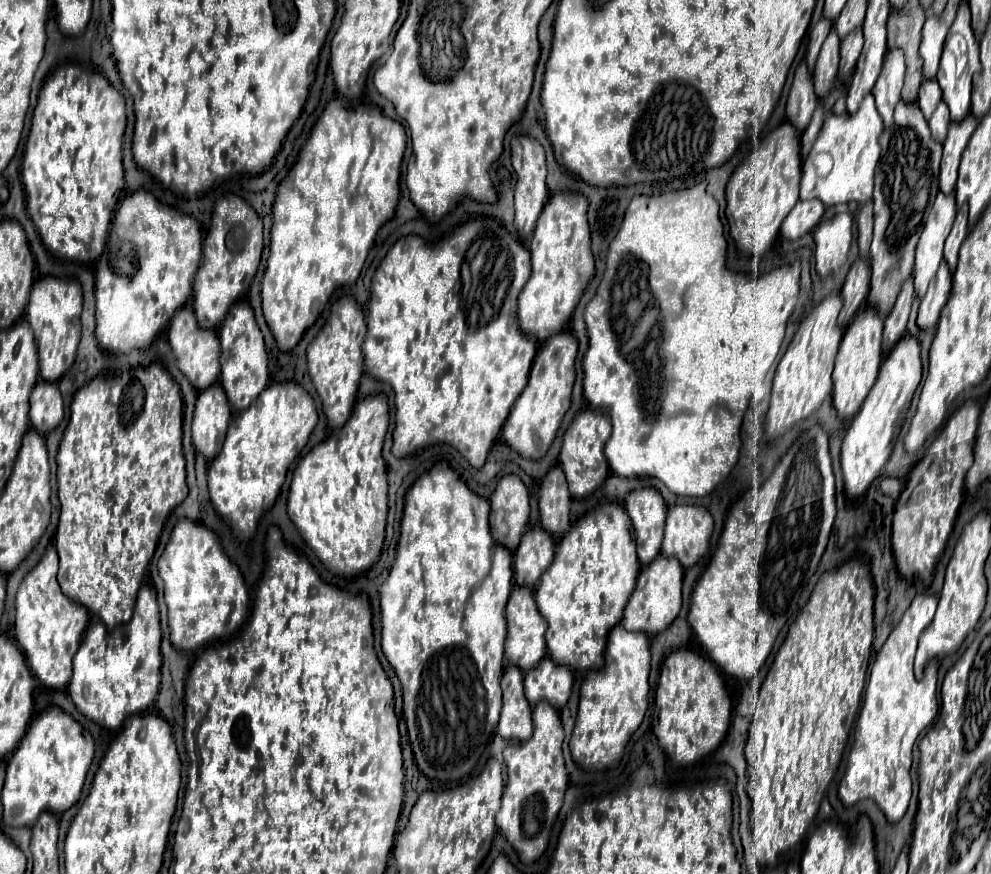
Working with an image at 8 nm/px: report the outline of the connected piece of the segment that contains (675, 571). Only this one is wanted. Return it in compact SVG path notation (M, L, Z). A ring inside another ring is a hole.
M658 556L650 564L642 566L636 588L624 610L624 628L652 636L672 624L682 606L682 574L684 568L680 568L680 562L674 556Z

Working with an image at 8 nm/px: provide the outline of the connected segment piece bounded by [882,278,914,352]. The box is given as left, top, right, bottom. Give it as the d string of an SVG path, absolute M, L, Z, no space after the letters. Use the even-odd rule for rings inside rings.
M908 278L902 284L902 290L898 294L892 312L884 320L884 338L882 338L884 352L890 352L892 346L906 334L906 322L912 308L912 298L914 298L914 286L912 286L912 278Z

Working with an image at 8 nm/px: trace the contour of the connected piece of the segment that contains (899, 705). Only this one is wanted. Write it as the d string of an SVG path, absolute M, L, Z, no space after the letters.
M918 594L904 612L902 620L890 632L882 650L876 654L876 662L870 670L870 680L856 720L854 742L846 760L846 772L838 786L842 804L852 806L858 800L872 798L886 814L888 822L898 822L908 808L912 794L912 748L938 712L938 666L930 662L926 664L922 678L916 678L914 674L916 644L922 630L932 622L936 606L938 596Z

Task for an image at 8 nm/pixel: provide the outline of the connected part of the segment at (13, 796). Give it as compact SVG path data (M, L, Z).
M48 706L38 718L32 720L24 740L18 744L18 748L12 752L6 768L6 782L2 790L2 804L4 804L4 822L10 826L34 826L40 812L50 810L54 814L62 814L68 810L74 802L78 802L86 772L92 764L94 756L94 738L92 734L76 722L70 714L60 710L58 706Z

